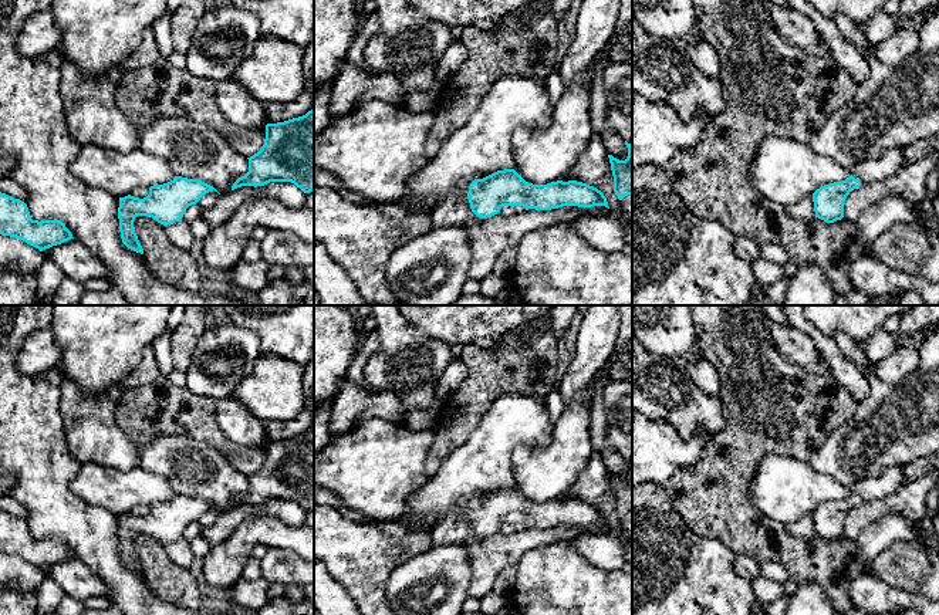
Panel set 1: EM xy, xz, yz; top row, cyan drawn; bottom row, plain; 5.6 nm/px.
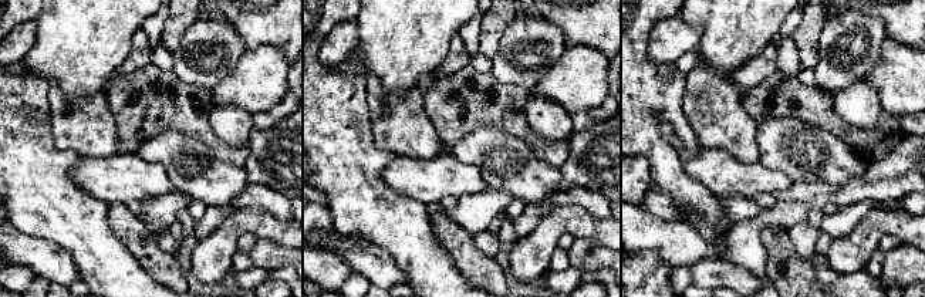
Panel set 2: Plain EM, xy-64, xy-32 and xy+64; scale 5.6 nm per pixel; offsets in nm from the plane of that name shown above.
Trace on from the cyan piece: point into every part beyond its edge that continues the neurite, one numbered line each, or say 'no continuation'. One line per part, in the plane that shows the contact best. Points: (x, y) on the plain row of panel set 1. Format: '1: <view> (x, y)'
1: yz (871, 489)

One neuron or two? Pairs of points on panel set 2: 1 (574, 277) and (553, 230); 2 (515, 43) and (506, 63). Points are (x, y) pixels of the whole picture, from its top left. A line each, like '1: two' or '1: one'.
1: two
2: one

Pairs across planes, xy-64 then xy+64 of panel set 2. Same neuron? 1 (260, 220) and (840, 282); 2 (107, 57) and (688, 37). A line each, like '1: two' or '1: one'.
1: two
2: two

